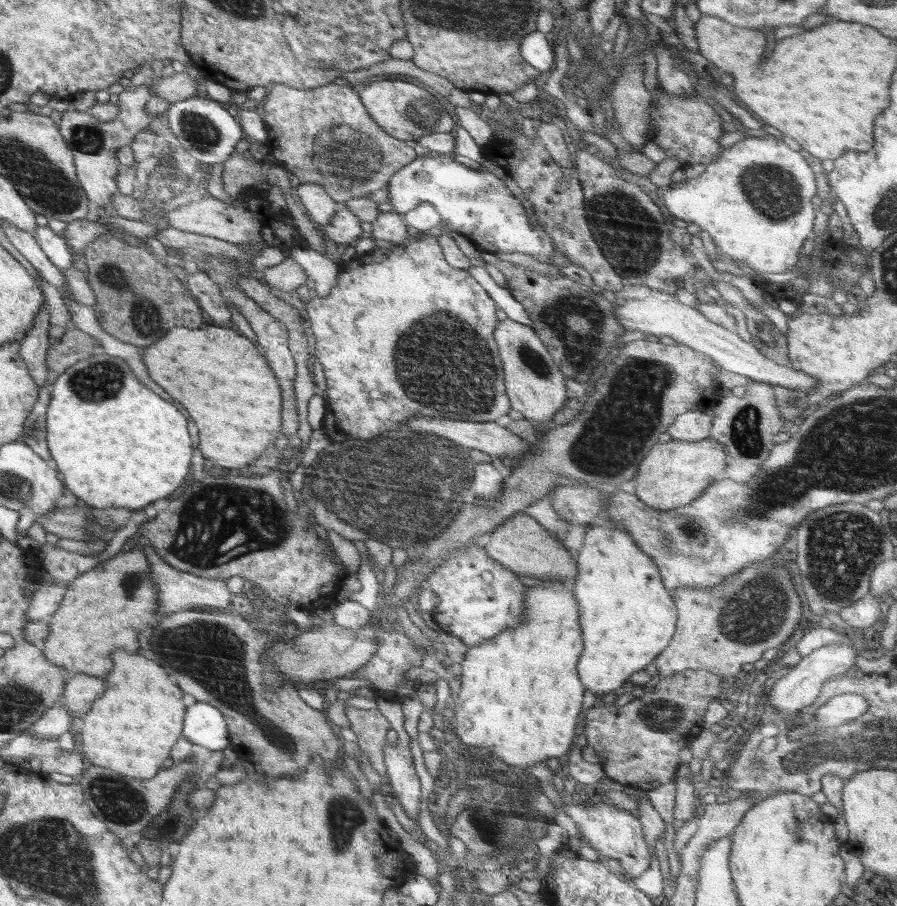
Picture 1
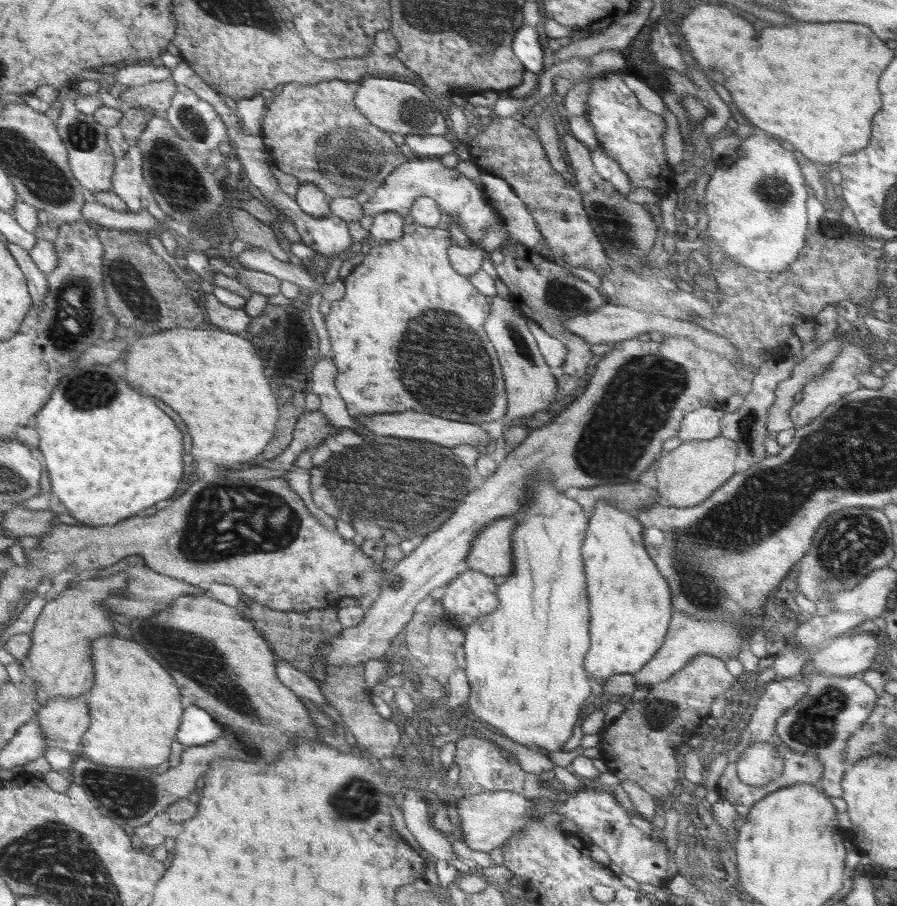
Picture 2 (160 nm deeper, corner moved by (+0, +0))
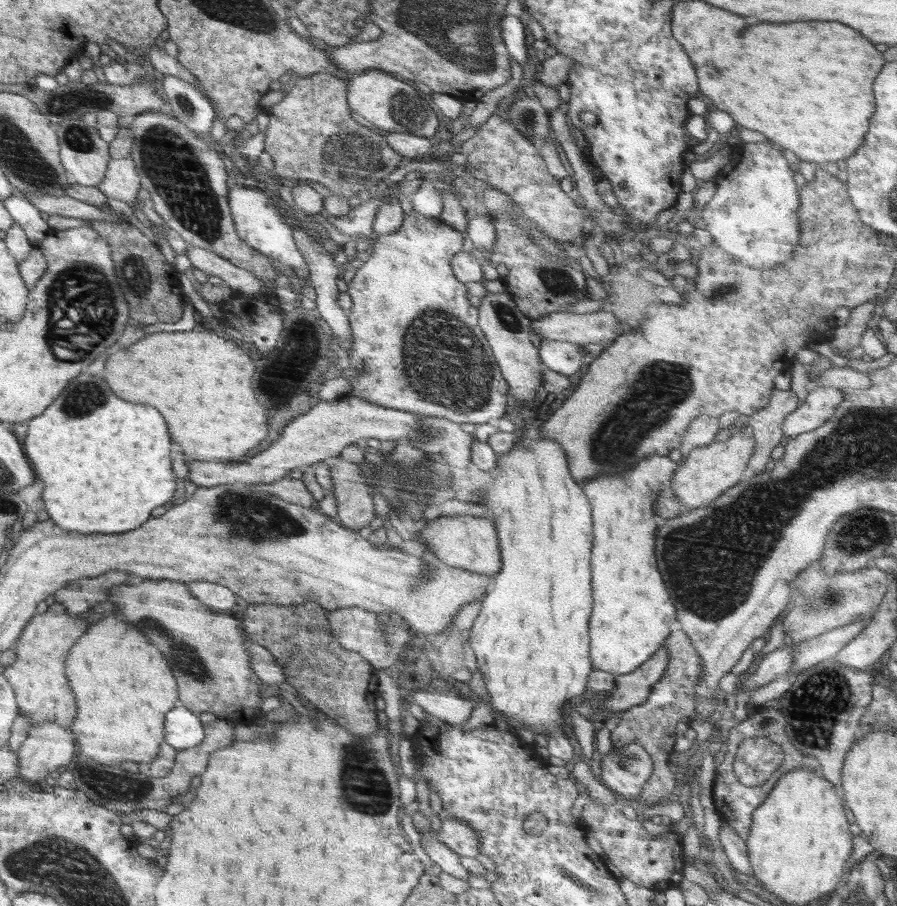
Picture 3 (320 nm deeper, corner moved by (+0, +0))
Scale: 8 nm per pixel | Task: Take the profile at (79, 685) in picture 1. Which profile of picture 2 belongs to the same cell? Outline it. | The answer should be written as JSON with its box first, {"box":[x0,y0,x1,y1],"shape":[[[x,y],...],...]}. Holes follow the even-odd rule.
{"box":[34,694,90,754],"shape":[[[86,694],[80,696],[59,696],[59,698],[50,700],[45,705],[38,707],[38,712],[36,712],[34,719],[38,721],[38,725],[42,727],[42,731],[46,735],[45,750],[50,749],[50,747],[56,747],[70,751],[73,754],[80,746],[86,730],[90,727],[88,704],[86,704],[84,696]]]}

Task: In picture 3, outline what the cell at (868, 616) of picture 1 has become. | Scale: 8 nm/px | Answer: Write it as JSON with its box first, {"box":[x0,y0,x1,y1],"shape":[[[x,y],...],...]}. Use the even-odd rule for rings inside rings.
{"box":[737,642,799,690],"shape":[[[793,642],[792,646],[779,647],[775,651],[766,654],[756,668],[753,675],[748,676],[738,684],[737,690],[752,690],[764,686],[767,682],[772,682],[782,674],[787,674],[793,663],[793,648],[799,643]]]}

